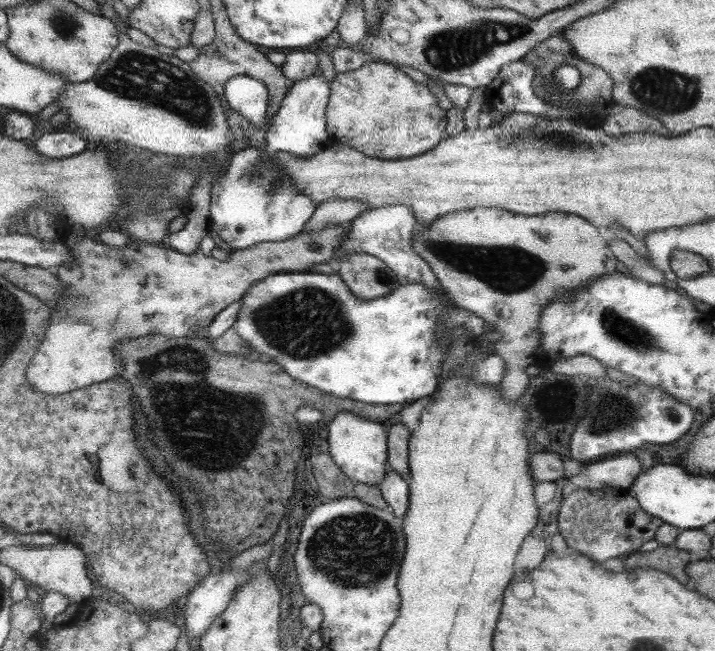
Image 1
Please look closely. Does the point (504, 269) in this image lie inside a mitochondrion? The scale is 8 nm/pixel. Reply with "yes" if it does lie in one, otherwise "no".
yes

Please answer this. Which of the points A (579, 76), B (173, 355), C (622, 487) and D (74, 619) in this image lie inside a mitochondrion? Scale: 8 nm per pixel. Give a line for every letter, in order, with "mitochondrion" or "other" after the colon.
A: other
B: mitochondrion
C: other
D: other

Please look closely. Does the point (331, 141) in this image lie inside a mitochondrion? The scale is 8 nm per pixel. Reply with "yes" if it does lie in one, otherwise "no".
no

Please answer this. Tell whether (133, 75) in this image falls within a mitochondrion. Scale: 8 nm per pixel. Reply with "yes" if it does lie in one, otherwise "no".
yes

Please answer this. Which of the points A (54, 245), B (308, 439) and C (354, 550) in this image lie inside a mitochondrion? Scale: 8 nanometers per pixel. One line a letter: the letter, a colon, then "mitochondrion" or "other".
A: other
B: other
C: mitochondrion

